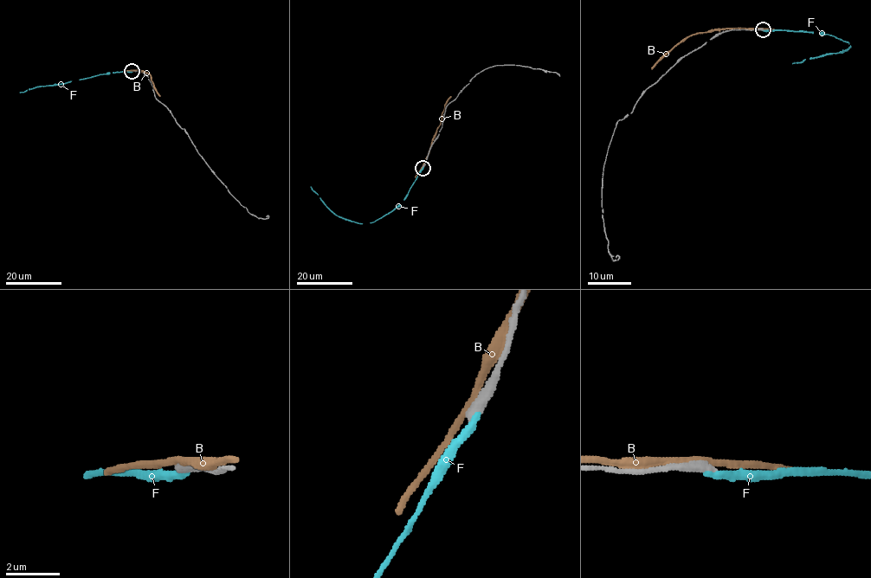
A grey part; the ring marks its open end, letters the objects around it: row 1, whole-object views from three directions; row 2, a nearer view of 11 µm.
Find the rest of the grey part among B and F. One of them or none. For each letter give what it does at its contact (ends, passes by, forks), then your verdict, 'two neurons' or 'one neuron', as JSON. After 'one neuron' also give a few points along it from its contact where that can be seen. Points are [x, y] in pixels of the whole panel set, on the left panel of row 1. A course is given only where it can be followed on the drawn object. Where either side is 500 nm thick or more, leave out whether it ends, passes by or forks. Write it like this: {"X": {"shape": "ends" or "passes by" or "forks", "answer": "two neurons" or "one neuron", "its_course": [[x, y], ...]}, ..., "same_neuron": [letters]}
{"B": {"shape": "passes by", "answer": "two neurons"}, "F": {"shape": "ends", "answer": "two neurons"}, "same_neuron": []}

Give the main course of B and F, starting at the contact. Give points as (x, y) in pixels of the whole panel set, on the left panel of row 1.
B: (133, 70), (140, 70), (150, 74), (159, 96)
F: (132, 71), (107, 73), (35, 86), (20, 93)

